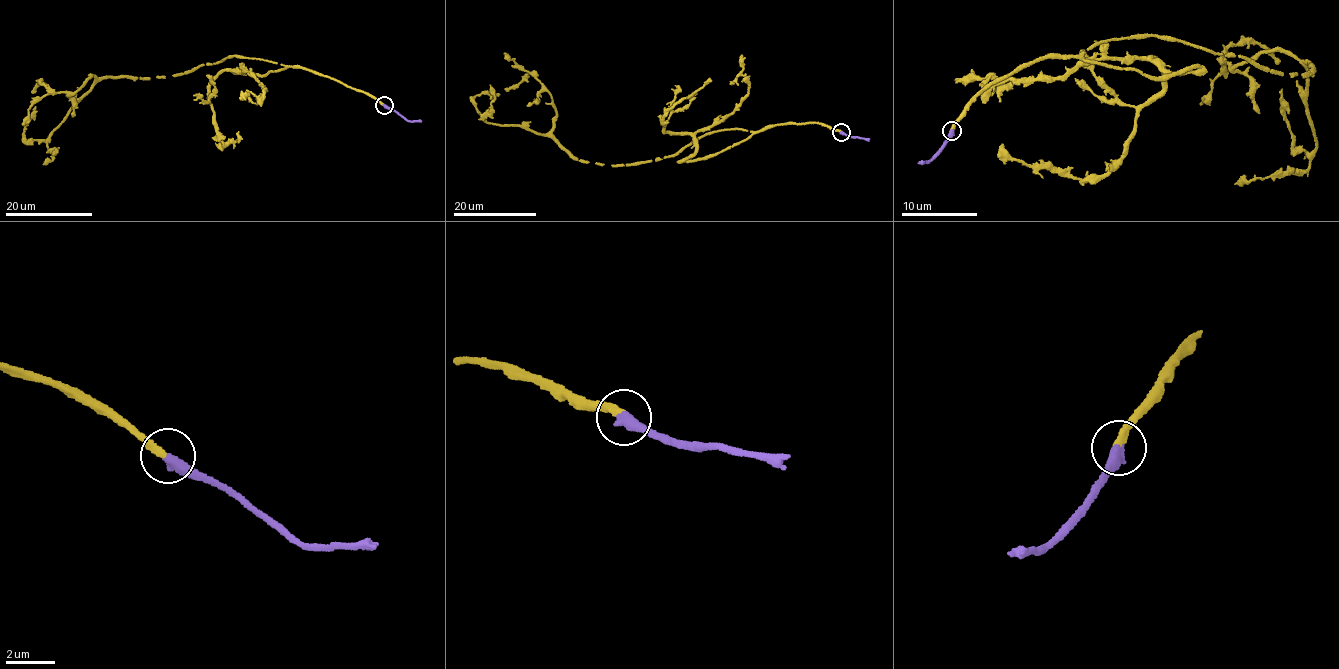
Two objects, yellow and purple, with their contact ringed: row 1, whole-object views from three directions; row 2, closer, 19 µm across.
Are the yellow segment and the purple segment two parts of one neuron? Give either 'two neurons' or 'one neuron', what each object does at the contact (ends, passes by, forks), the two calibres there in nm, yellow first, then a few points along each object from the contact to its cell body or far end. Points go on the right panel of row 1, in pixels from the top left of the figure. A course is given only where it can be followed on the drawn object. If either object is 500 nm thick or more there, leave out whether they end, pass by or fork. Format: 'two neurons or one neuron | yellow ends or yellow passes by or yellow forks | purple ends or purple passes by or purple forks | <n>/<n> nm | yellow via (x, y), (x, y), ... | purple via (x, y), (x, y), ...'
one neuron | yellow ends | purple ends | 320/460 nm | yellow via (952, 131), (1036, 61), (1141, 34), (1269, 72), (1301, 75), (1309, 61), (1310, 154), (1292, 147), (1282, 88) | purple via (952, 131), (931, 159), (923, 163)

